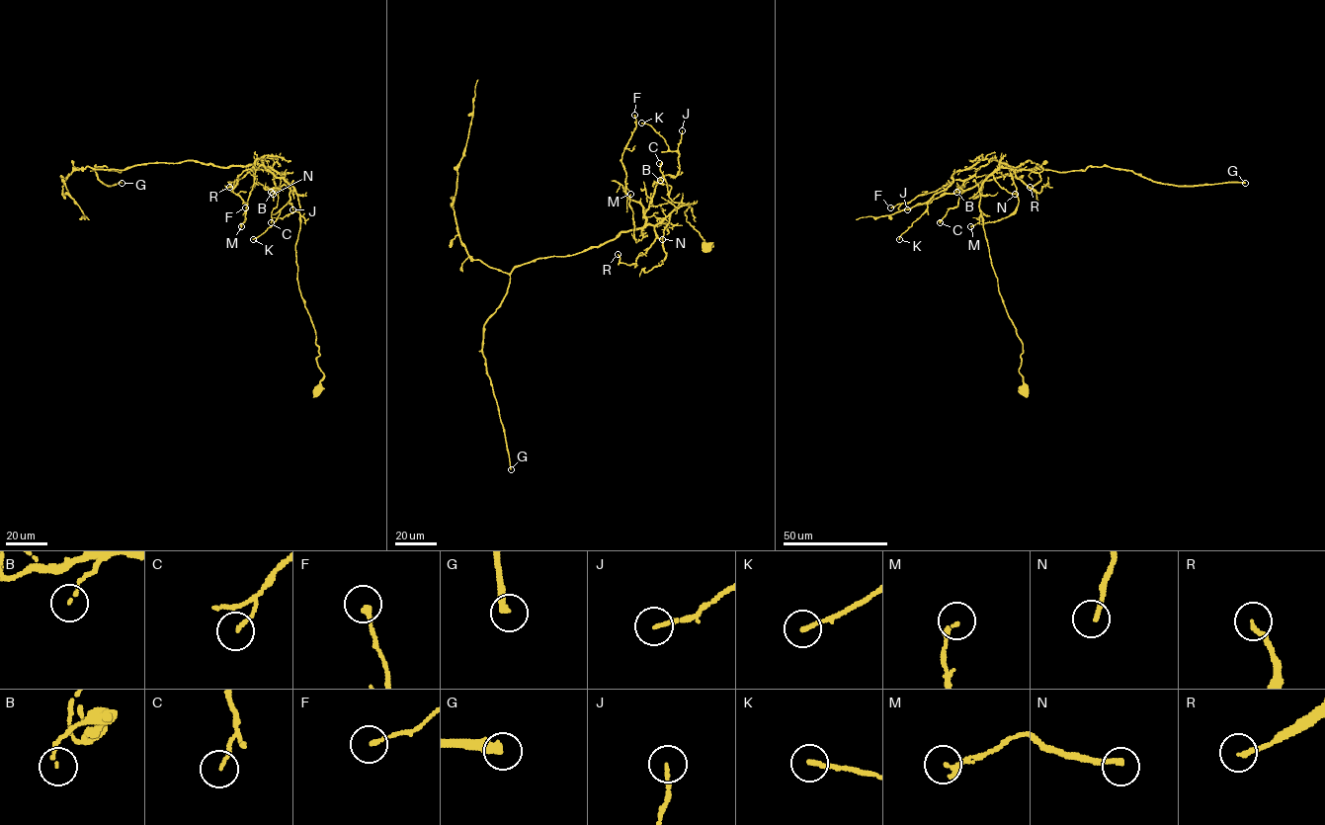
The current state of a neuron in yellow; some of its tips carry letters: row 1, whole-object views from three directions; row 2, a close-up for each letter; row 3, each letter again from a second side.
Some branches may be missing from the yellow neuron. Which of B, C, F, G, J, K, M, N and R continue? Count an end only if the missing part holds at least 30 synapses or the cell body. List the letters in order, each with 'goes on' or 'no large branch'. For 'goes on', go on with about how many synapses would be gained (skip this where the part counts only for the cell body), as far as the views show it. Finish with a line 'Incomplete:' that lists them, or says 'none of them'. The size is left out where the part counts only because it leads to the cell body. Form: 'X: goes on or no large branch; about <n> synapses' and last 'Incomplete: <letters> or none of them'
B: no large branch
C: no large branch
F: no large branch
G: goes on; about 80 synapses
J: no large branch
K: no large branch
M: no large branch
N: no large branch
R: no large branch
Incomplete: G

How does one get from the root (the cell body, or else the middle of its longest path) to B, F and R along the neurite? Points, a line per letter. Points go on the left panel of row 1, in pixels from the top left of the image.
B: (317, 389), (324, 373), (297, 279), (297, 195), (284, 185), (283, 190), (271, 192)
F: (317, 389), (324, 373), (297, 279), (297, 195), (256, 160), (232, 189), (245, 207)
R: (317, 389), (324, 373), (297, 279), (297, 195), (269, 168), (251, 170), (229, 187)

